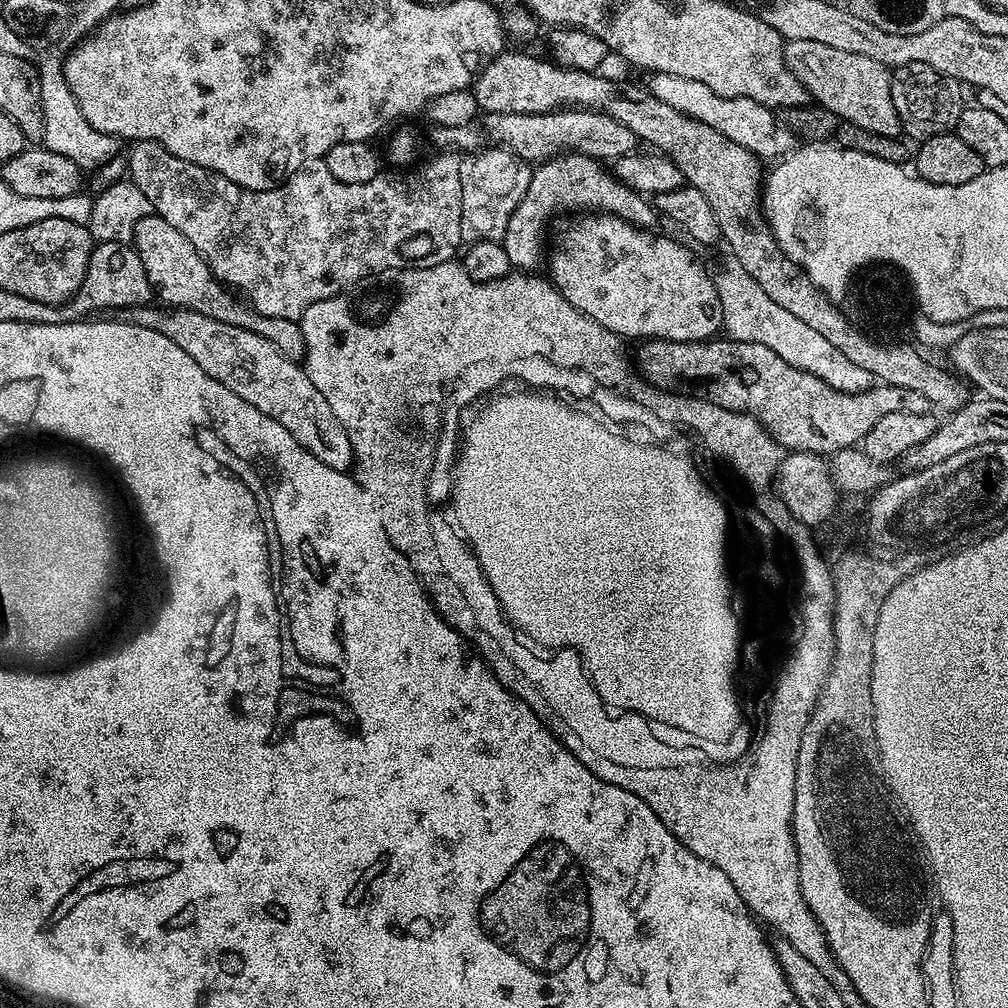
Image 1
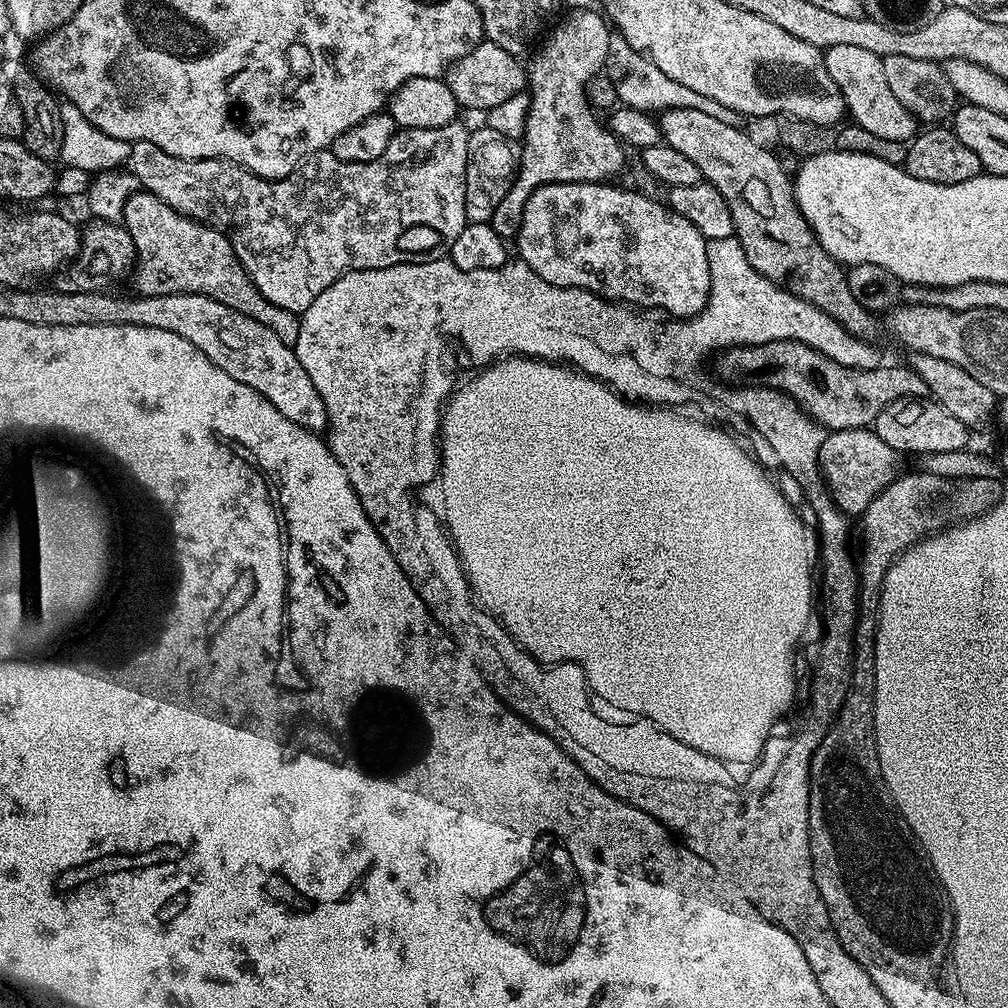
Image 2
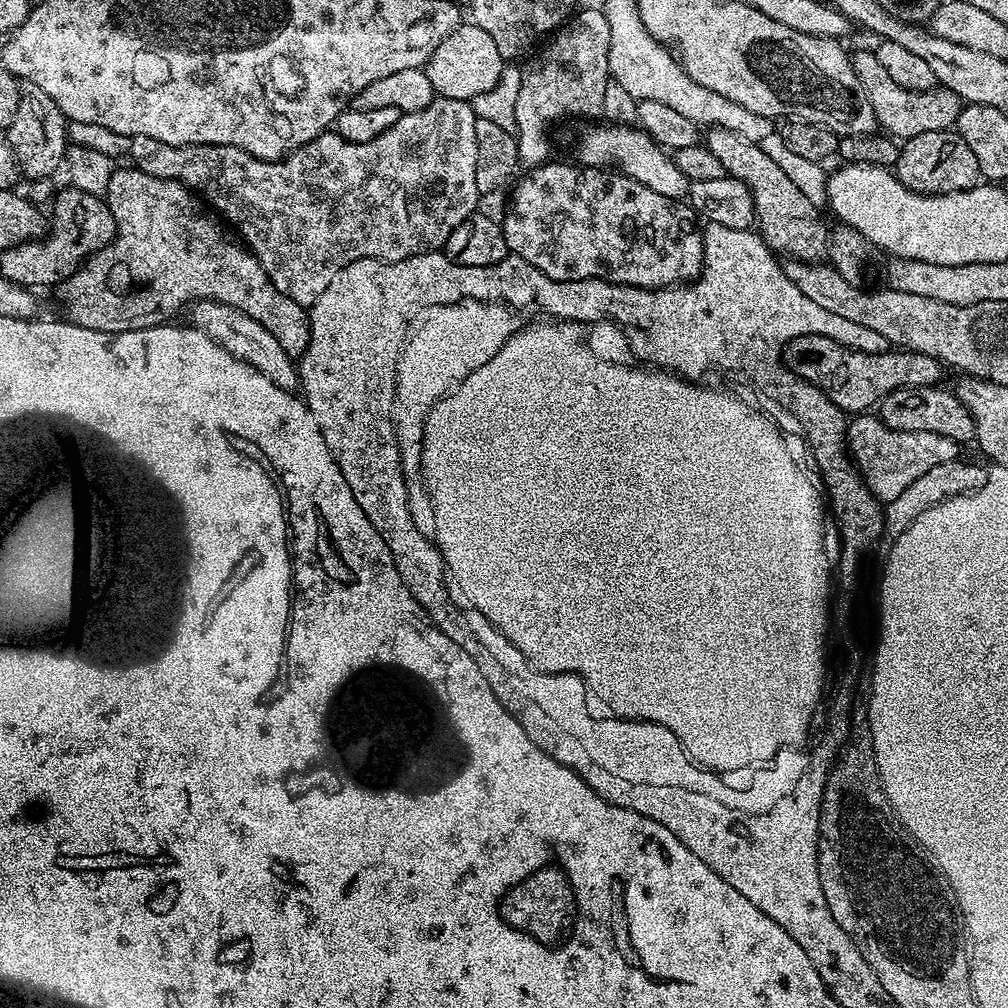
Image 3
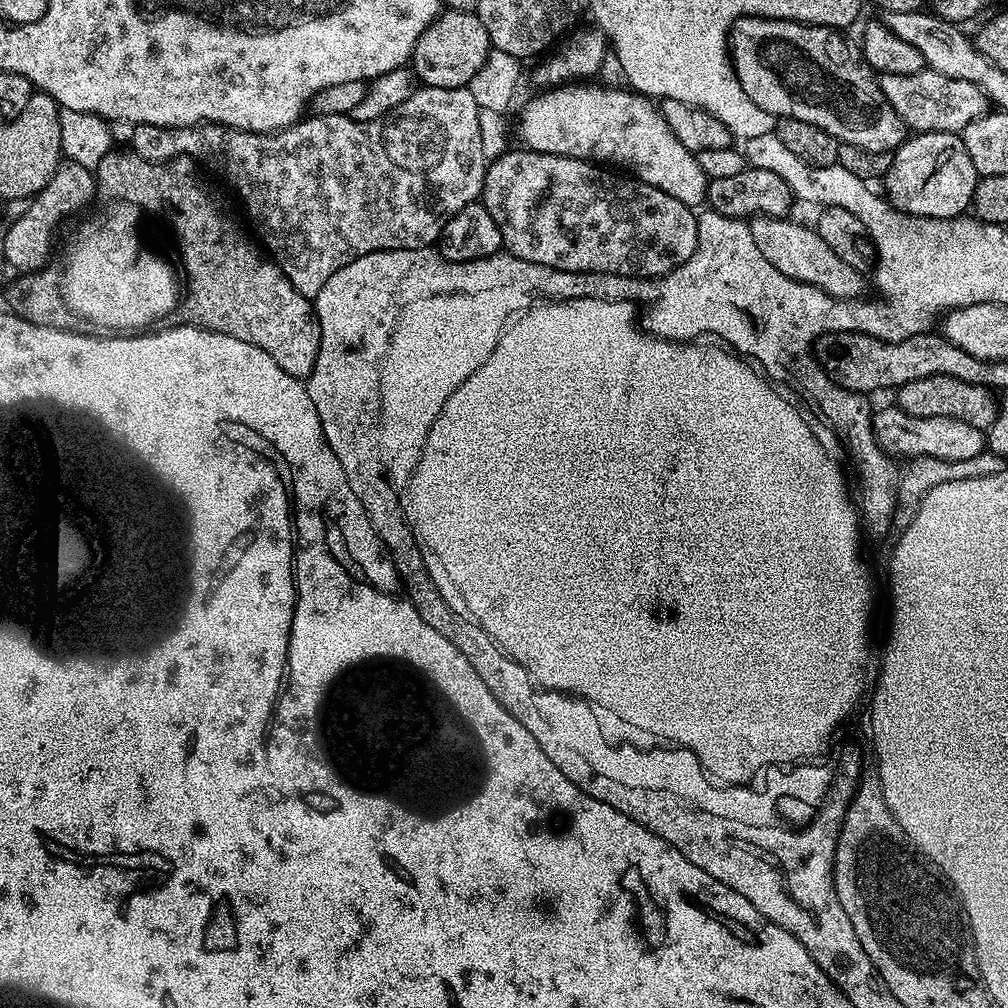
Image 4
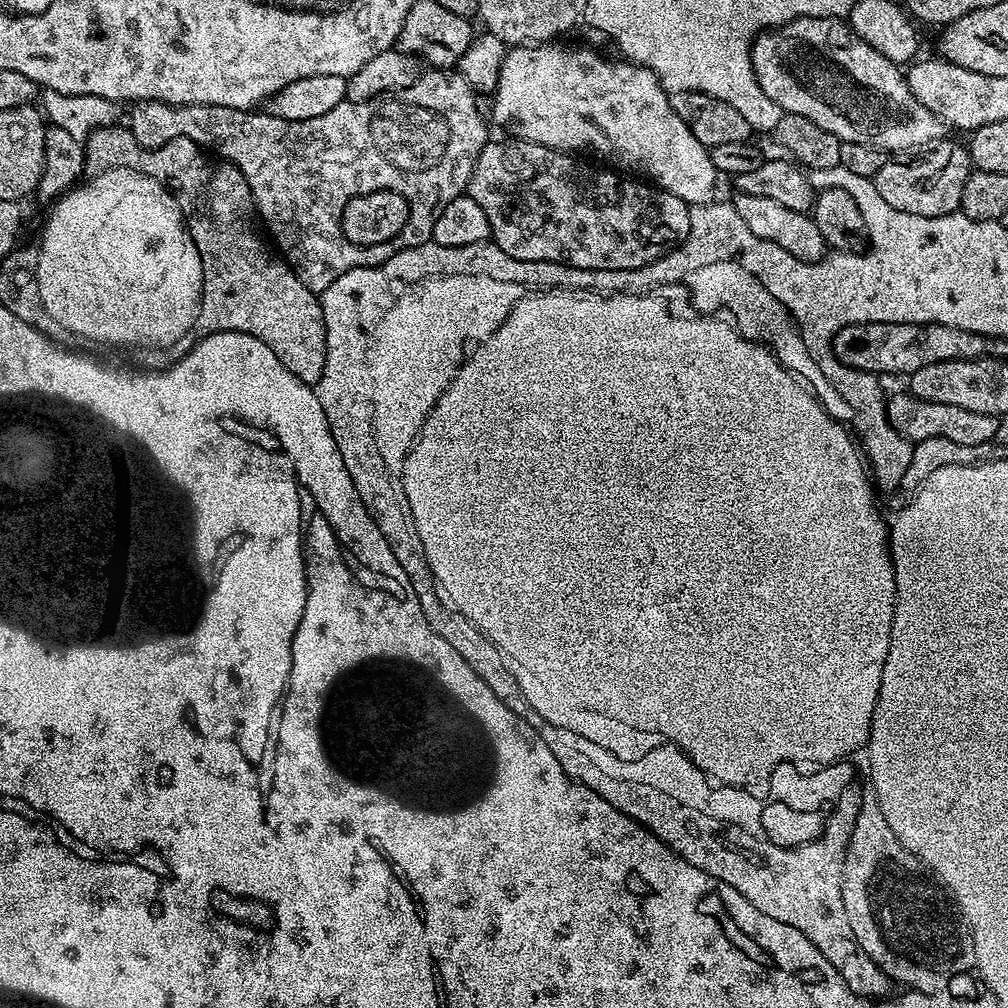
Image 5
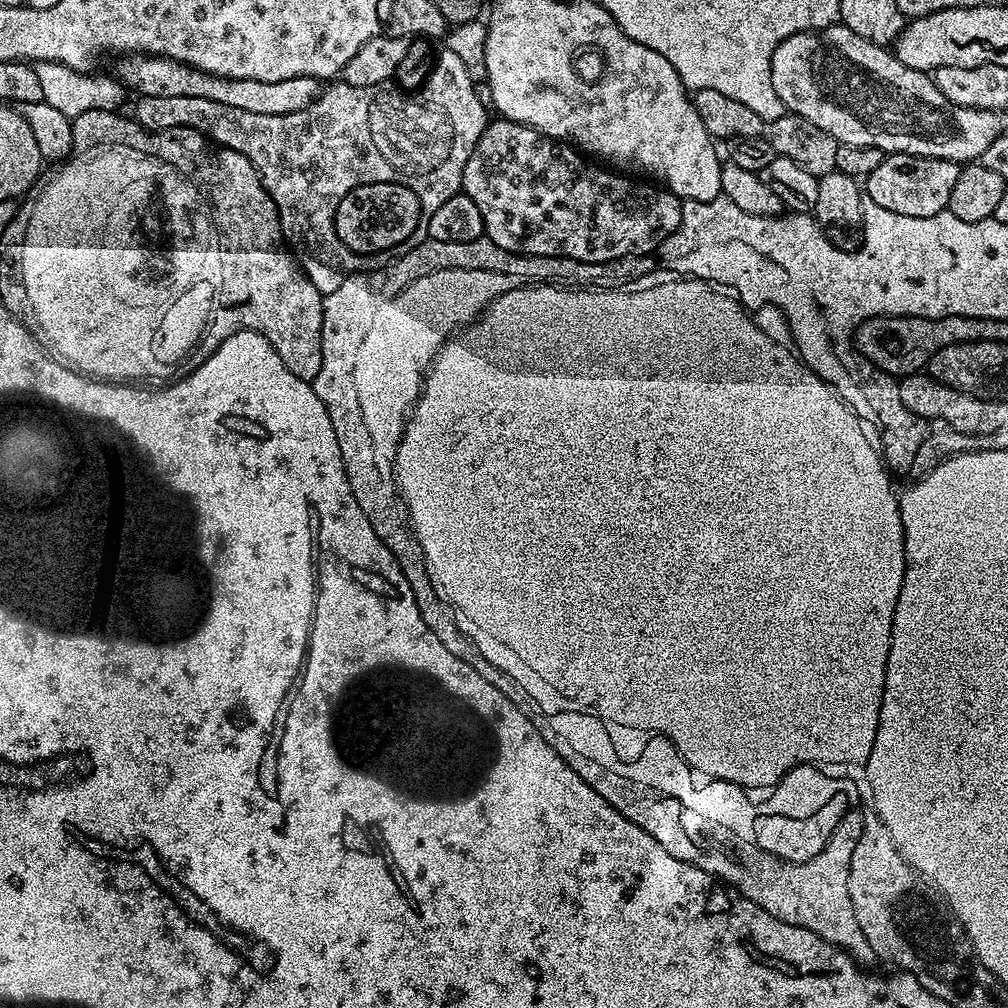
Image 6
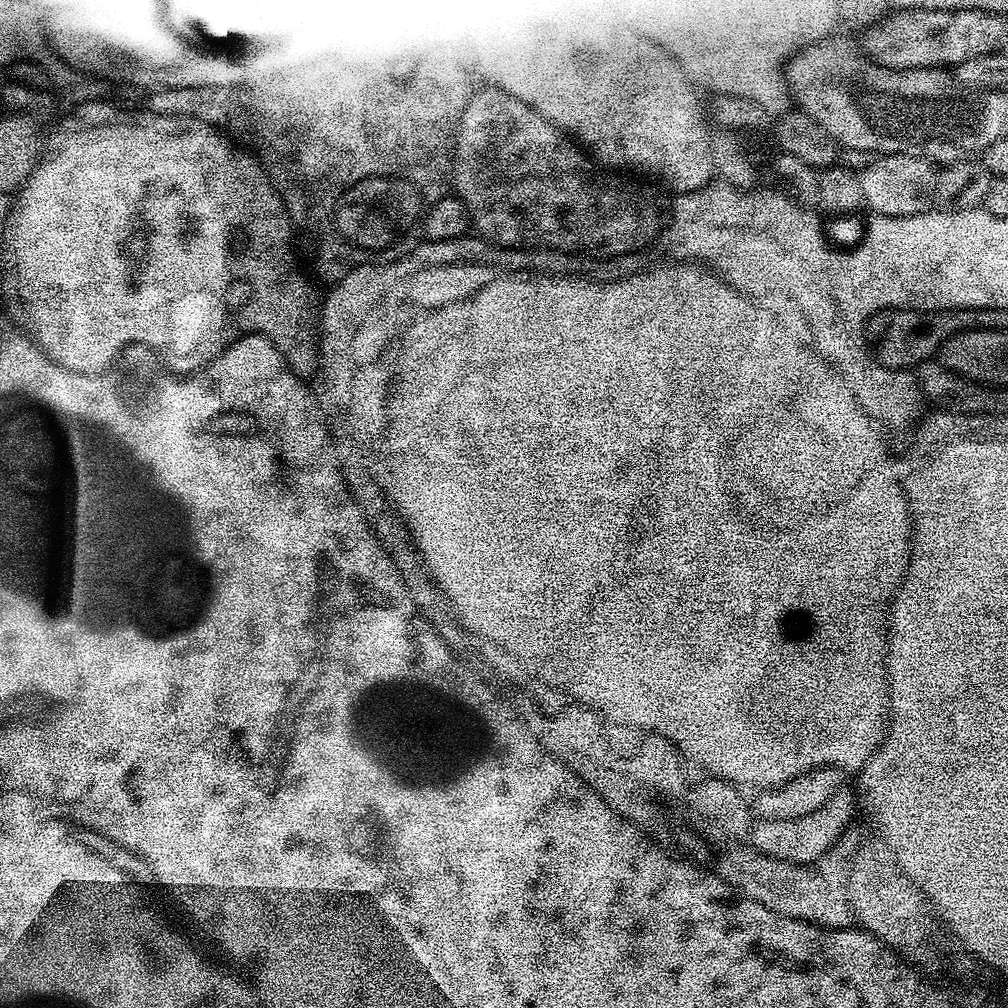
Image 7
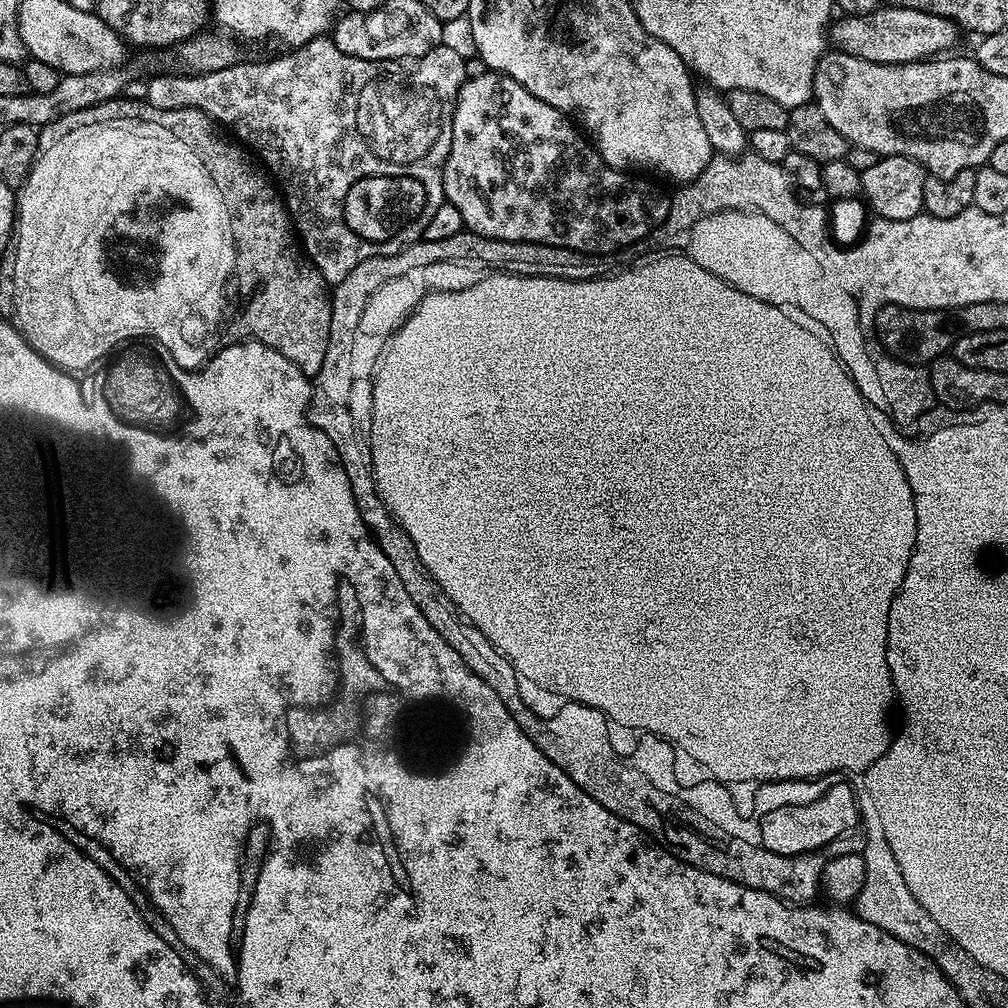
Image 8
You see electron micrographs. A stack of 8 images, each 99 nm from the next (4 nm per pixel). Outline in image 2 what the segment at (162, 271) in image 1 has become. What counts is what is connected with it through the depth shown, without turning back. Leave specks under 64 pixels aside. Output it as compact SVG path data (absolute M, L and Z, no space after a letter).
M143 190L128 199L122 222L131 236L132 245L142 246L144 254L160 254L176 262L184 260L178 266L184 266L184 276L190 276L192 293L206 295L234 311L240 309L240 304L232 304L232 292L236 292L240 284L244 284L244 288L252 287L252 281L233 254L231 242L220 231L192 221Z

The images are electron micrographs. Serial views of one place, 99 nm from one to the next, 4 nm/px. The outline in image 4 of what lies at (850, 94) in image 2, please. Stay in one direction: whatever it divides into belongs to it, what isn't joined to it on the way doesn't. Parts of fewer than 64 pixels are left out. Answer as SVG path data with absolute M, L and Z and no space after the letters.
M925 70L918 74L883 74L879 77L882 94L894 106L896 113L903 118L905 125L913 133L917 132L954 132L963 133L970 122L989 111L990 101L983 90L974 82L964 82L962 78L946 78Z

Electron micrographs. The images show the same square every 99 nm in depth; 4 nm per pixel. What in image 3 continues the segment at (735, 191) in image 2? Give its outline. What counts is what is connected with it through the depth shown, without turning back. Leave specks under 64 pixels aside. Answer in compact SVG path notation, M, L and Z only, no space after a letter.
M717 126L709 127L707 132L706 146L710 154L722 162L727 175L742 181L750 190L756 207L760 239L781 257L805 262L823 261L828 250L830 228L820 221L820 212L816 209L819 207L813 200L806 198L806 194L802 194L802 190L798 190L798 186L786 178L784 171L767 157L759 143L748 141L732 130Z

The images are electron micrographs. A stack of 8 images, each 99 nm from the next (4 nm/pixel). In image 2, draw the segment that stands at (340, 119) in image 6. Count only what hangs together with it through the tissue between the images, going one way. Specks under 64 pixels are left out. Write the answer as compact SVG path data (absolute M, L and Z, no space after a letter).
M453 122L446 126L438 126L434 130L414 130L413 128L401 128L390 138L390 146L374 162L354 164L342 162L331 150L315 152L309 156L300 167L290 175L280 180L263 180L261 176L255 176L253 172L247 172L228 160L187 160L186 158L174 158L174 154L166 154L166 150L158 150L154 142L135 141L128 155L127 171L136 176L141 189L150 195L156 196L166 206L188 217L192 221L203 224L214 231L220 231L231 242L233 254L236 255L241 267L252 281L252 286L274 306L294 313L302 313L308 309L310 302L326 290L340 276L345 276L354 270L374 270L386 266L398 266L399 264L417 264L427 260L443 260L451 253L454 246L454 238L462 234L464 225L469 223L467 216L466 200L466 170L467 170L467 142L469 129L464 129L460 122Z

